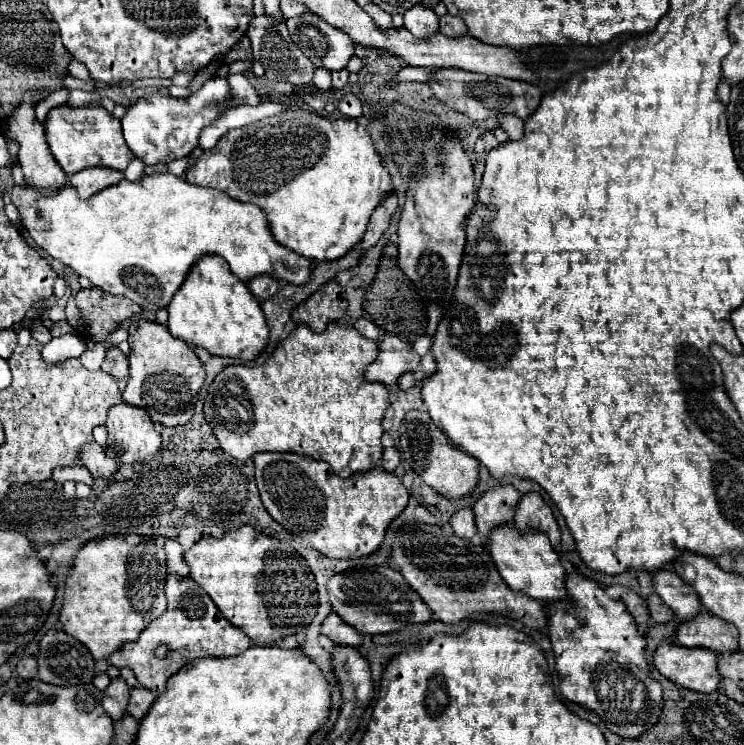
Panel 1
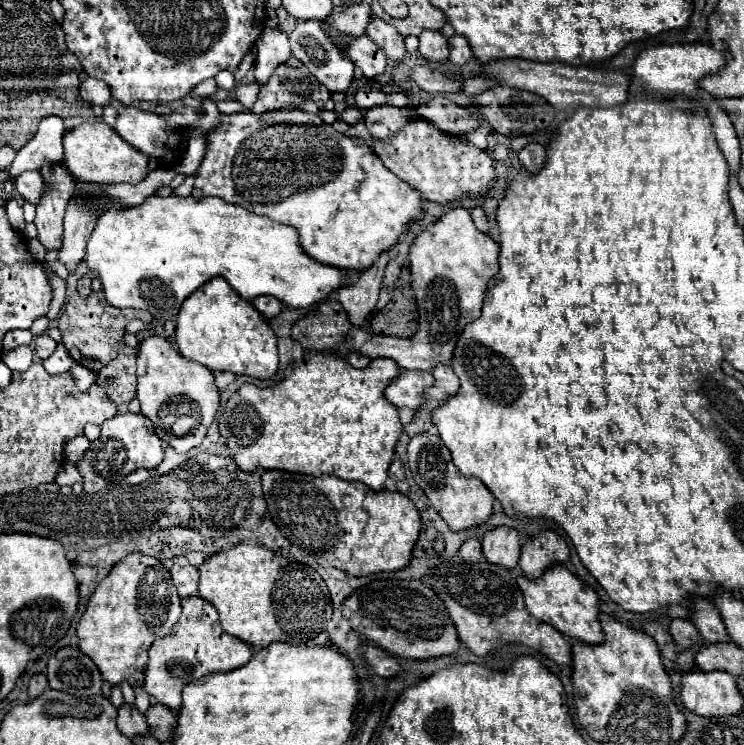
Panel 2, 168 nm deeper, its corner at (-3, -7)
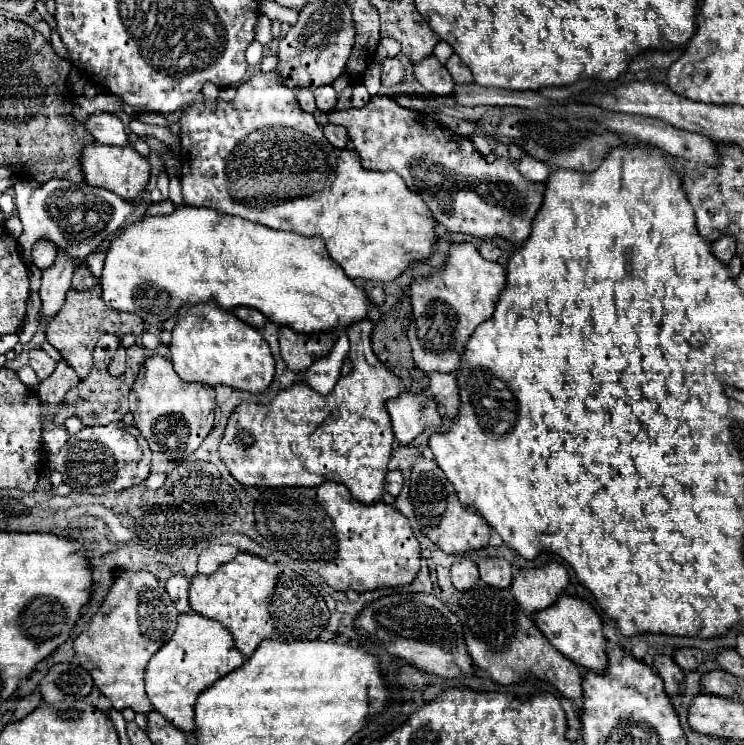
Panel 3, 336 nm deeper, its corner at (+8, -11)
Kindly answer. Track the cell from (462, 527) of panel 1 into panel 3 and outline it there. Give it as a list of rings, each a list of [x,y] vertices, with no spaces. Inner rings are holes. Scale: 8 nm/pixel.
[[[459,558],[453,568],[451,568],[451,578],[453,578],[453,586],[457,590],[469,590],[477,584],[479,580],[479,570],[477,570],[477,564],[469,558]]]

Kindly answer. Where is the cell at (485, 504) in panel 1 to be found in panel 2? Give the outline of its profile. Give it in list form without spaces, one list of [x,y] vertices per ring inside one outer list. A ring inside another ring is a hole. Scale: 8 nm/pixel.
[[[504,526],[492,532],[486,532],[482,540],[482,552],[484,552],[484,558],[492,564],[498,564],[502,568],[516,568],[520,558],[518,532]]]

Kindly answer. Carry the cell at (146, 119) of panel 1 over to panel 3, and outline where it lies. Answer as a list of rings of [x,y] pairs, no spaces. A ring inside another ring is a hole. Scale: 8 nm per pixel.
[[[93,112],[85,122],[87,130],[95,136],[97,142],[109,146],[127,146],[129,134],[125,132],[125,124],[119,116],[109,112]]]

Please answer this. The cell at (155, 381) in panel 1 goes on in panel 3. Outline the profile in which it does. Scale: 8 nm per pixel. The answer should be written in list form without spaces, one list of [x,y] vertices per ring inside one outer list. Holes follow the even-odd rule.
[[[149,356],[129,392],[131,414],[135,416],[135,426],[141,430],[143,438],[149,442],[153,452],[163,452],[167,460],[183,460],[201,446],[213,428],[215,392],[207,384],[185,382],[173,370],[173,364],[161,356]]]

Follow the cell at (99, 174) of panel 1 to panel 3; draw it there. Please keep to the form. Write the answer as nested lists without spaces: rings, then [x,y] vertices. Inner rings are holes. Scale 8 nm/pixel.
[[[61,248],[57,250],[57,260],[53,262],[53,268],[47,268],[47,272],[43,272],[41,278],[41,316],[43,318],[51,318],[55,316],[63,302],[65,302],[65,294],[71,288],[71,278],[73,278],[73,270],[75,270],[75,260],[73,256],[69,256],[69,252],[61,252]]]

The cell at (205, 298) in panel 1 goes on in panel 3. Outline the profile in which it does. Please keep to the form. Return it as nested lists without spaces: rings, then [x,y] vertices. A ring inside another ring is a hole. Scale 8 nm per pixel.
[[[209,300],[209,304],[193,304],[193,306],[189,304],[185,308],[179,308],[175,318],[177,318],[177,322],[173,328],[173,338],[171,338],[169,350],[171,350],[171,362],[181,380],[201,382],[207,386],[227,384],[231,388],[239,388],[239,390],[247,390],[247,392],[263,392],[271,384],[273,374],[275,374],[275,362],[273,362],[267,340],[263,338],[263,334],[257,328],[245,324],[243,320],[233,316],[229,310],[217,308],[217,304],[213,304],[213,300]]]

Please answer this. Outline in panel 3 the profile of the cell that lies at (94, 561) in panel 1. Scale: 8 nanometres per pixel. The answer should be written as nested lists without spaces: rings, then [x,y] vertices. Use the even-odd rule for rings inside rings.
[[[117,572],[103,604],[93,614],[89,628],[73,642],[75,654],[81,658],[79,664],[89,670],[95,686],[111,700],[115,710],[131,708],[143,714],[153,710],[143,686],[145,664],[157,648],[173,636],[177,614],[163,584],[151,572]]]

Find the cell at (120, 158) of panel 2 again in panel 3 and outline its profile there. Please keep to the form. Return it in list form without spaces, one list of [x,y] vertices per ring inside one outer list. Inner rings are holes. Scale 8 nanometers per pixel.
[[[93,142],[85,146],[81,152],[81,170],[83,170],[83,182],[87,182],[89,186],[111,190],[125,200],[135,200],[137,192],[141,192],[149,180],[149,162],[145,156],[135,152],[133,146],[121,148]]]

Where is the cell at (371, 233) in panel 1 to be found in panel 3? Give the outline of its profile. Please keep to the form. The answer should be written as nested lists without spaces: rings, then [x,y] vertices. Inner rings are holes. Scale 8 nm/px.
[[[370,319],[353,322],[345,328],[345,334],[350,341],[348,358],[352,362],[352,370],[351,374],[341,376],[337,380],[329,396],[321,396],[305,382],[295,382],[291,388],[283,390],[271,406],[241,402],[231,412],[223,438],[219,442],[219,454],[233,478],[237,478],[243,486],[271,486],[271,488],[319,486],[327,480],[333,480],[333,482],[345,484],[355,496],[355,500],[361,500],[365,504],[373,504],[381,500],[381,496],[385,494],[383,480],[387,474],[387,462],[391,458],[391,444],[393,444],[393,430],[391,430],[389,414],[385,410],[385,402],[399,394],[399,378],[393,376],[385,368],[385,364],[381,364],[379,358],[375,356],[371,347],[372,330],[373,322]]]

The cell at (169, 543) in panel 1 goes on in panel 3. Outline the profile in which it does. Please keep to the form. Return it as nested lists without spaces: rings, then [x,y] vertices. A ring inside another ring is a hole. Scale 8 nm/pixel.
[[[175,574],[171,576],[167,582],[165,582],[165,590],[169,594],[169,598],[173,600],[175,608],[185,614],[185,612],[191,612],[191,606],[189,606],[189,600],[187,600],[187,590],[189,590],[189,580],[181,574]]]

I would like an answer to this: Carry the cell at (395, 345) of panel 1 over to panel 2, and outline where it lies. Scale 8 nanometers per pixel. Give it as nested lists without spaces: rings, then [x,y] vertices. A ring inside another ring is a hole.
[[[402,370],[400,376],[386,388],[386,398],[396,408],[410,408],[412,412],[418,412],[426,398],[424,390],[434,384],[434,378],[430,372],[410,372]]]

